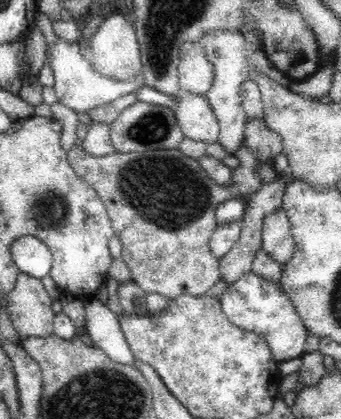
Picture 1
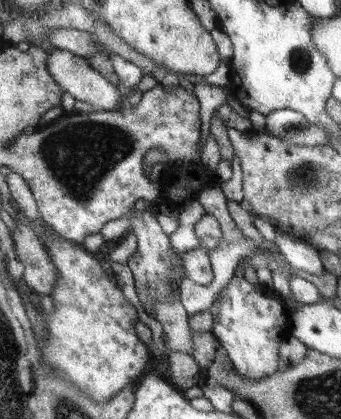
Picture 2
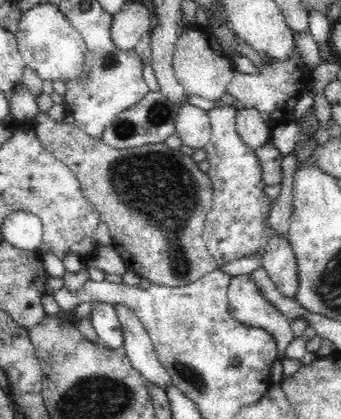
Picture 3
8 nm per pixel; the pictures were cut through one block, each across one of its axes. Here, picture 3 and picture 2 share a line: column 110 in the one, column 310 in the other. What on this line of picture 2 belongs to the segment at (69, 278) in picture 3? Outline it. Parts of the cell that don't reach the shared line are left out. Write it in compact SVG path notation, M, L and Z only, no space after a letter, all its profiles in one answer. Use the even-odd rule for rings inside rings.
M275 228L275 240L273 240L273 244L277 246L279 254L283 254L285 260L293 268L299 268L299 270L315 274L315 276L321 276L325 272L323 266L321 266L321 262L319 262L319 250L315 250L309 244L305 244L303 240L291 238L289 232L283 232L283 230Z

